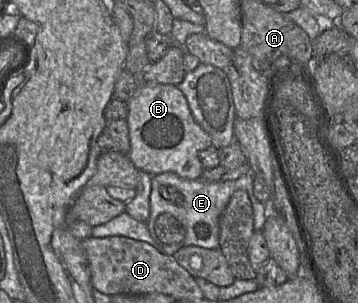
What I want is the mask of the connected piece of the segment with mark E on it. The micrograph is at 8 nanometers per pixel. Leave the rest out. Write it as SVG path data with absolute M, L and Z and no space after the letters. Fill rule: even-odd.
M251 171L242 175L236 180L225 181L225 182L207 181L205 179L202 179L201 177L195 180L189 180L189 179L182 178L172 172L164 172L161 174L153 175L151 181L152 183L151 183L151 193L150 193L150 220L149 220L150 226L154 226L154 231L155 231L155 221L157 217L162 213L169 213L172 216L174 216L185 228L184 239L180 243L166 244L167 246L175 245L176 247L181 245L182 248L186 246L199 246L206 249L218 248L220 215L228 205L232 194L239 189L245 190L248 193L248 196L250 198L252 208L253 208L254 231L263 233L263 227L266 221L266 217L265 217L266 204L258 201L254 195L254 187L253 187L254 174ZM162 187L164 187L166 193L167 191L172 190L173 195L177 195L177 196L173 197L173 199L169 199L169 200L165 199L162 196Z

